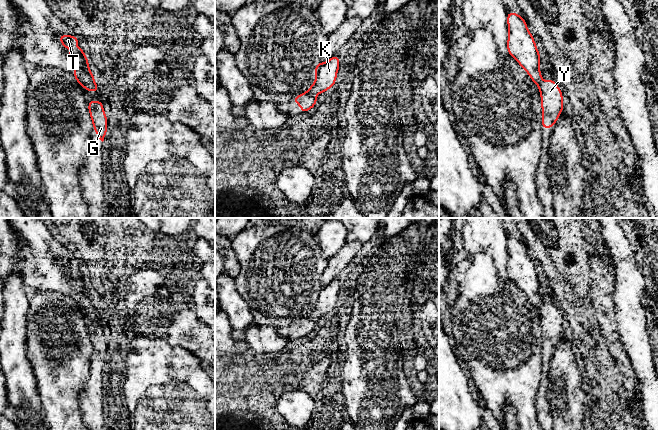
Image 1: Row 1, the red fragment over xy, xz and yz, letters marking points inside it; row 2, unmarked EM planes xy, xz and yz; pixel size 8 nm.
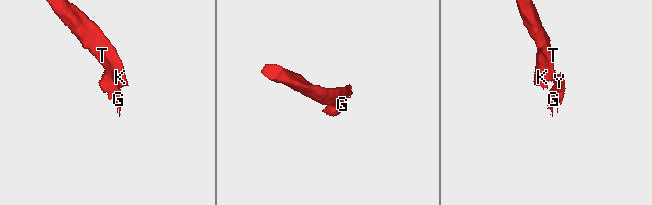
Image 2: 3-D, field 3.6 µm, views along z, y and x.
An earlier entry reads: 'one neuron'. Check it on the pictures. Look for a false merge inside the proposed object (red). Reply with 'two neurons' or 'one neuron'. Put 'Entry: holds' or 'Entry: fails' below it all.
two neurons
Entry: fails

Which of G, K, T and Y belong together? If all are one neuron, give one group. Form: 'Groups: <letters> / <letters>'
Groups: G Y / K T

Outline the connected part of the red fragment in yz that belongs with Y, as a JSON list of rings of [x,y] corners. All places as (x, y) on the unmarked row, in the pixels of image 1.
[[[552,302],[548,305],[541,303],[538,312],[541,320],[542,353],[544,354],[553,351],[563,336],[563,319]]]

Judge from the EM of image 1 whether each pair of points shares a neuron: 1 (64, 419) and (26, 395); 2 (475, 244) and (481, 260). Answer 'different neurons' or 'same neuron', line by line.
1: different neurons
2: different neurons

